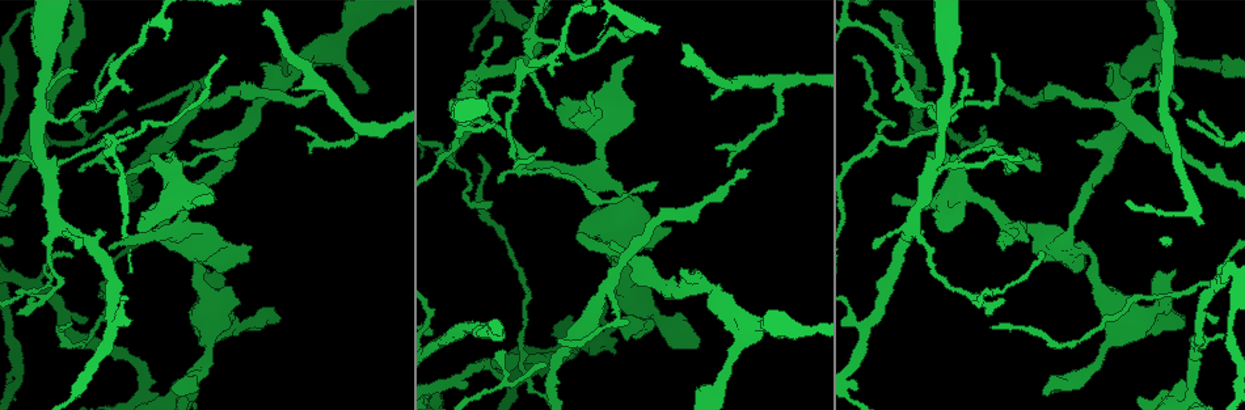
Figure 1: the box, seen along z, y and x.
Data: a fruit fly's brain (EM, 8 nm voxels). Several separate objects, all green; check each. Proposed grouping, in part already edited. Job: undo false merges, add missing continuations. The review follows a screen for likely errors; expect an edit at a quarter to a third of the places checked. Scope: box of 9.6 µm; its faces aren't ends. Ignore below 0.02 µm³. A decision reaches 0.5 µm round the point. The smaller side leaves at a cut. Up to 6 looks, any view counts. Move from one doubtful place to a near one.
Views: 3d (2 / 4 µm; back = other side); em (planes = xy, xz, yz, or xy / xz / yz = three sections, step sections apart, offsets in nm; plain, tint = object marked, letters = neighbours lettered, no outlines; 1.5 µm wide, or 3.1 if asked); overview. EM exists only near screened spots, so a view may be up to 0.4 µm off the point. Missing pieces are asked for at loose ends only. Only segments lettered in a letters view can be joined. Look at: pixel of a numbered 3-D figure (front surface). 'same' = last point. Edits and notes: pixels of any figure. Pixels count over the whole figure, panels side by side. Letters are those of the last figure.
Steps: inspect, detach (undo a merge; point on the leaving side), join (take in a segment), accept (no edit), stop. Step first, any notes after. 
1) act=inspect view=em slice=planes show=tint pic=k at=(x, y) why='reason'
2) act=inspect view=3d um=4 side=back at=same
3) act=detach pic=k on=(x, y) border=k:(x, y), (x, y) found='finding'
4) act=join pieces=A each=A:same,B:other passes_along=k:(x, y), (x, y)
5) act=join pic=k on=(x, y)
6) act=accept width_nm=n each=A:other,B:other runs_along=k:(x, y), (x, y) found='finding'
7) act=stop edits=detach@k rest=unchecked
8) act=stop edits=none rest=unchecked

act=inspect view=3d um=2 pic=1 at=(552, 110) why='tapers out'

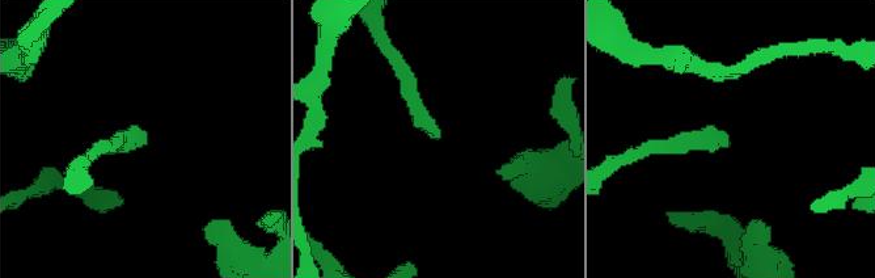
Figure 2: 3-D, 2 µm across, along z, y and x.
act=inspect view=em slice=planes show=plain pic=2 at=(726, 145) why='now the EM'

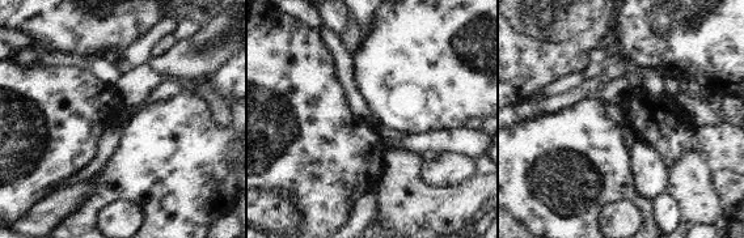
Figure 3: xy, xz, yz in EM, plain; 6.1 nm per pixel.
act=inspect view=em slice=planes show=letters at=same

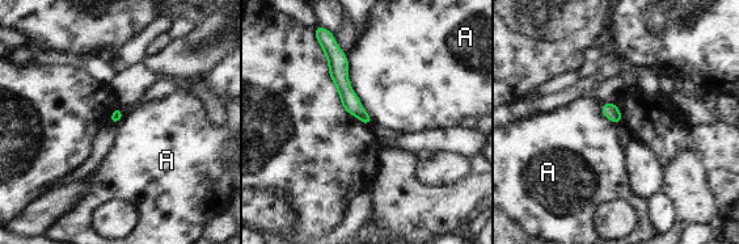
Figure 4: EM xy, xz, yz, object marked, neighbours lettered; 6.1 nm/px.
act=accept width_nm=80 each=A:other runs_along=4:(329, 53), (350, 102), (368, 121) found='none of them fits'

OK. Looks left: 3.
act=inspect view=em slice=planes show=tint pic=1 at=(922, 232) why='an open end'

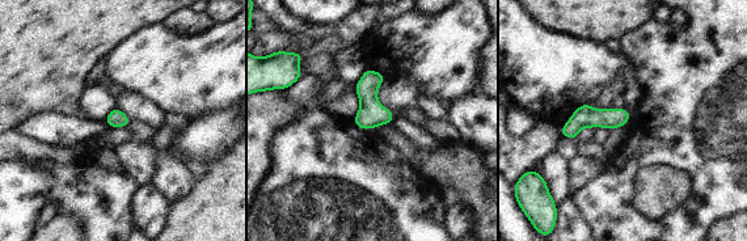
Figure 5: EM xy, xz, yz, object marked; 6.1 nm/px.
act=inspect view=em slice=planes show=letters at=same why='what lies round it'

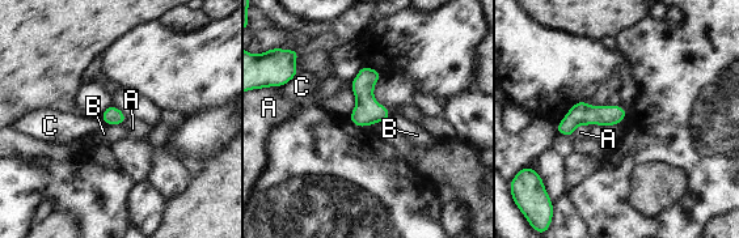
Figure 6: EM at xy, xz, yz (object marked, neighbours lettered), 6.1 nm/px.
act=accept longest_contact=C:130nm each=A:other,B:other,C:other found='none of them fits'

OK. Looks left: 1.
act=stop edits=none rest=unchecked

